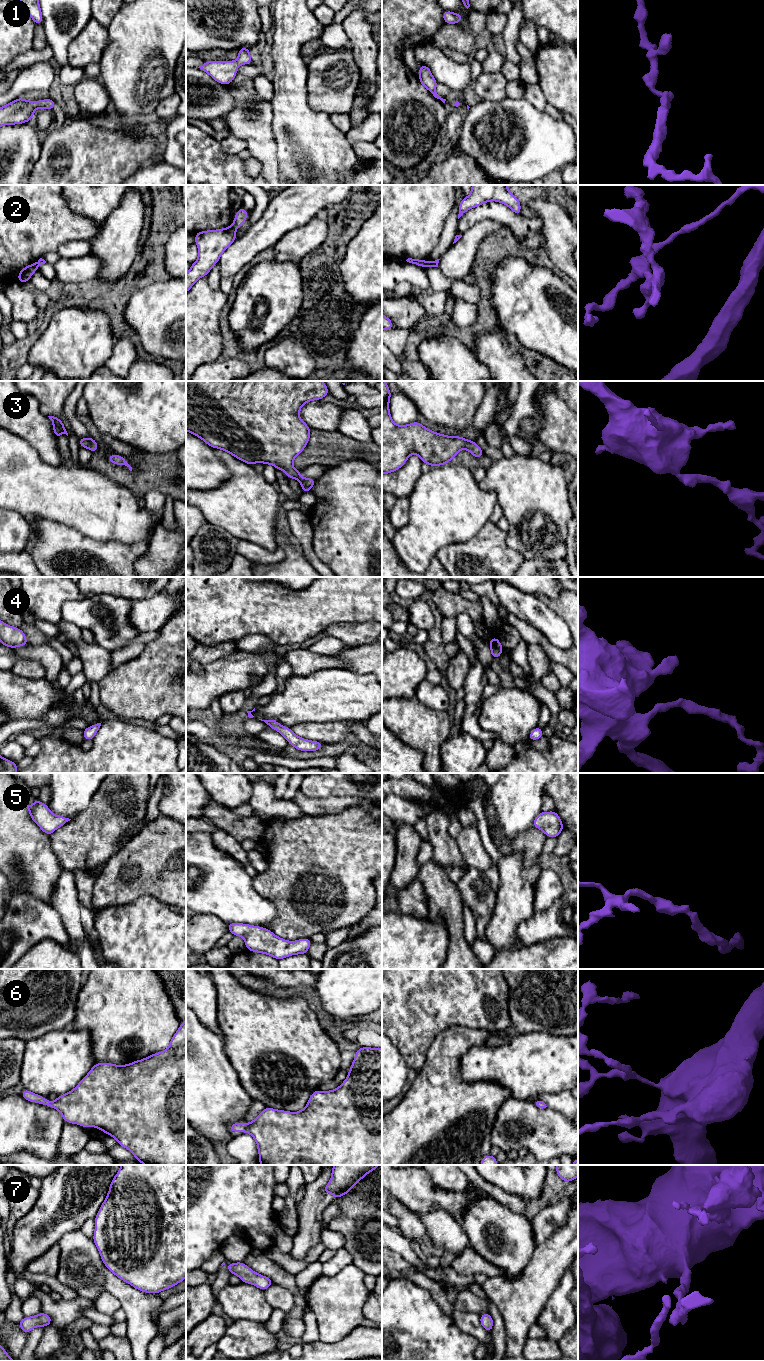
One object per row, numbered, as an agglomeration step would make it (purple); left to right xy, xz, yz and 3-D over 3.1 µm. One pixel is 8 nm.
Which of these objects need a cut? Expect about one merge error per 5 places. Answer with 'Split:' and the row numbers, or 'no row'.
Split: 2

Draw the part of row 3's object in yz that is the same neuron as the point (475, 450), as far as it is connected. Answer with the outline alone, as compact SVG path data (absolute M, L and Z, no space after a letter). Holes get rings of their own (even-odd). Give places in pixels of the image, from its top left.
M382 381L382 474L388 474L400 469L411 454L417 454L422 463L432 467L445 465L450 462L462 449L468 450L475 458L481 458L484 453L473 440L469 441L462 436L451 437L436 433L419 422L407 425L397 425L391 418L389 401L392 393L385 381Z

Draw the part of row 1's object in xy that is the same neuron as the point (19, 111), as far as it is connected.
M22 97L0 107L0 127L7 124L23 124L33 119L36 109L52 110L56 102L52 99L39 101L28 101Z

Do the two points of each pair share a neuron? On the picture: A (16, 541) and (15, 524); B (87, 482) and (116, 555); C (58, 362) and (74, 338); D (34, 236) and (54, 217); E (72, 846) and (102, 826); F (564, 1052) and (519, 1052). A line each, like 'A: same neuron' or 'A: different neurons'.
A: same neuron
B: different neurons
C: same neuron
D: same neuron
E: same neuron
F: same neuron

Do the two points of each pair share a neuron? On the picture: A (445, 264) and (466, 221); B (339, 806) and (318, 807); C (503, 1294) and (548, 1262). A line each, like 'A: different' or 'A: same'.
A: different
B: same
C: same

